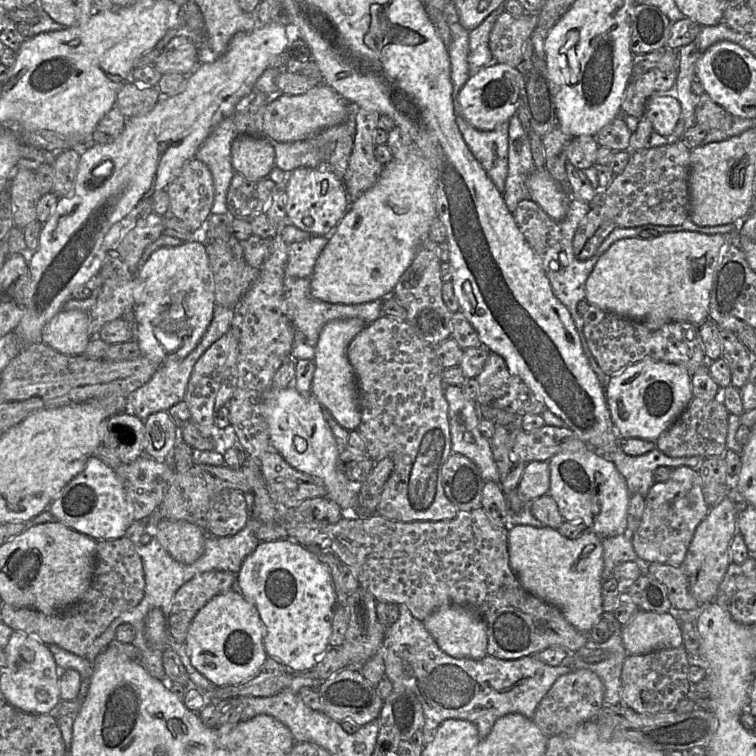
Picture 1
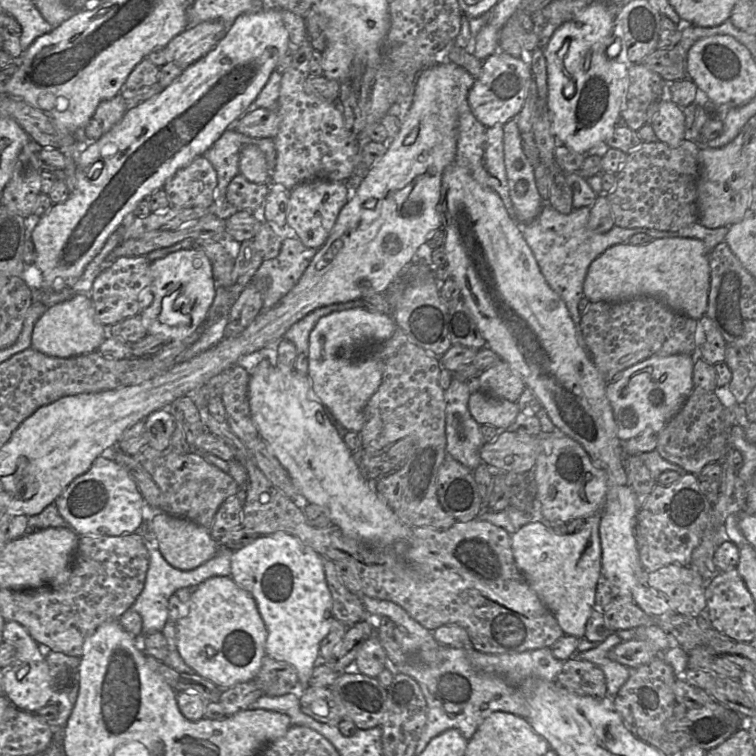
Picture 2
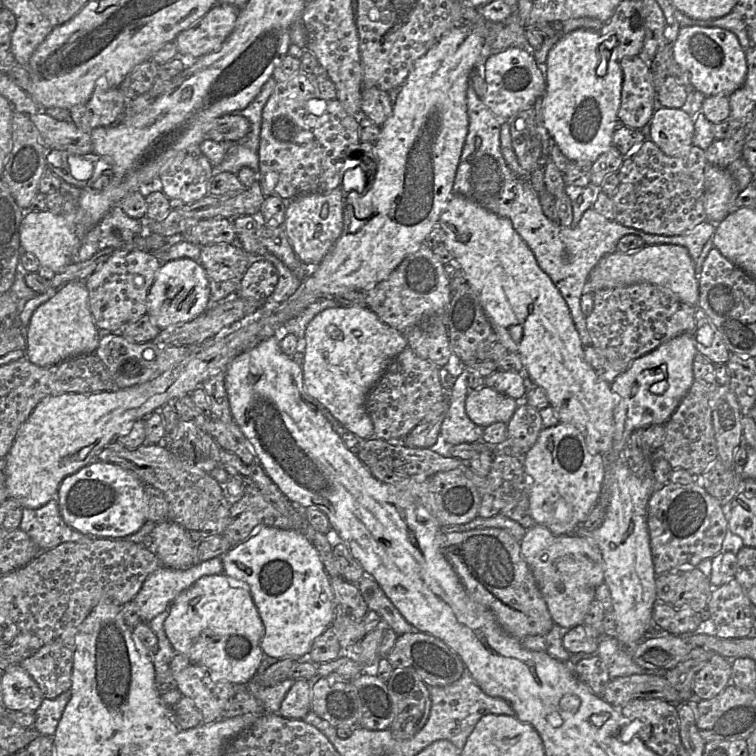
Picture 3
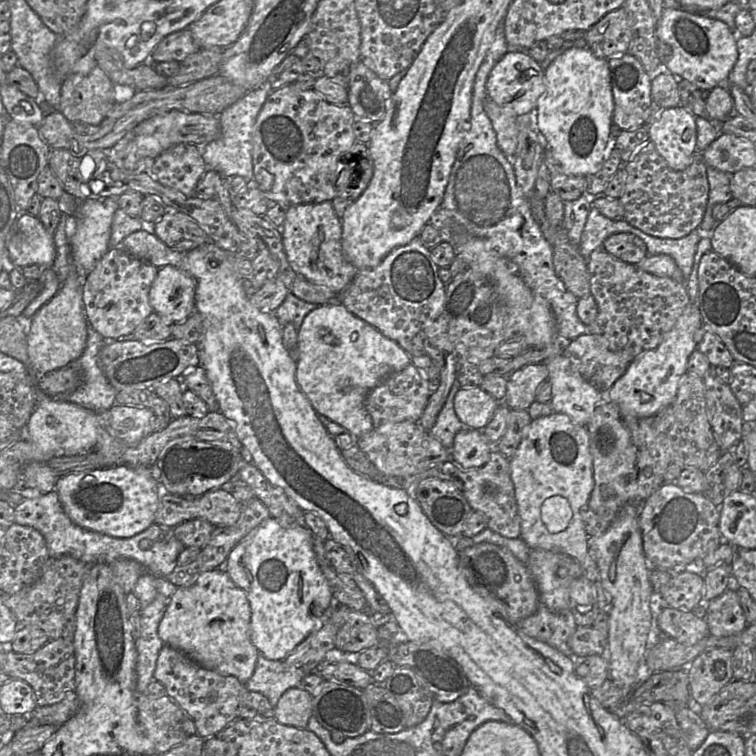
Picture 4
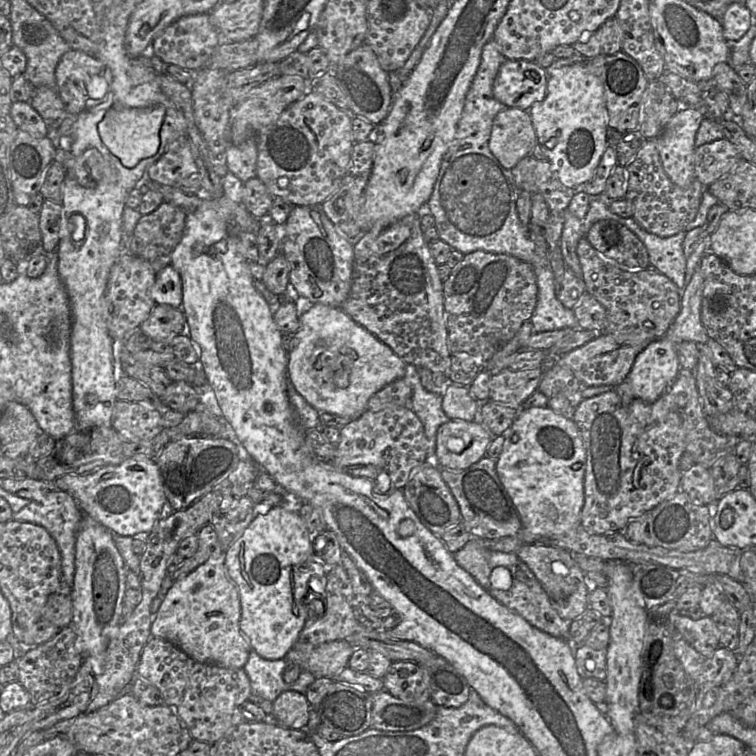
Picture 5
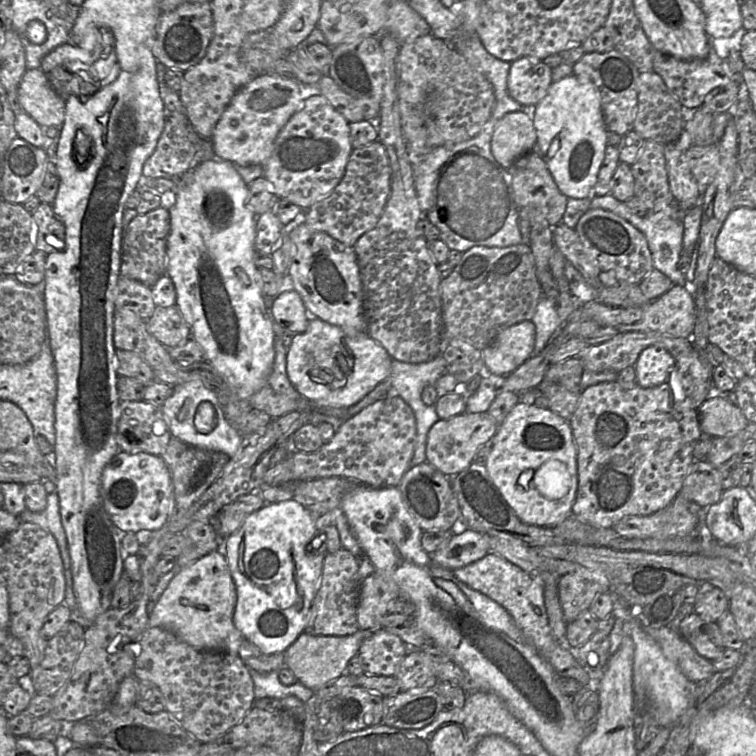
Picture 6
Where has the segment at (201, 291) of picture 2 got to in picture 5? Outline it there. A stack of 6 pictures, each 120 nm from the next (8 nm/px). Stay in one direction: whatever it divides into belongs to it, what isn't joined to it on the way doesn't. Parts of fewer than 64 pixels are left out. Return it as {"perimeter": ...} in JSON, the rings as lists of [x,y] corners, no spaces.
{"perimeter":[[[167,265],[157,273],[151,296],[156,304],[181,308],[182,282],[179,273],[173,266]]]}

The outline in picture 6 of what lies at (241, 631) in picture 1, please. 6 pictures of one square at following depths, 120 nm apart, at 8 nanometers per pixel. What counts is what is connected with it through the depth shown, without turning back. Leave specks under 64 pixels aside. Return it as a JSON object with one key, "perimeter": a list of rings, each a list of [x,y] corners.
{"perimeter":[[[214,550],[172,578],[149,615],[149,626],[169,629],[198,650],[239,655],[244,637],[233,621],[235,606],[236,587],[227,559]]]}

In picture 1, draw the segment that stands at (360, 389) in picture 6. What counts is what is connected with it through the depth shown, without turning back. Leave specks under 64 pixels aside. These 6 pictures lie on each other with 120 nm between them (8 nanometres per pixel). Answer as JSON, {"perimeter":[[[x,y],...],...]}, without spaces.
{"perimeter":[[[359,318],[339,319],[328,322],[320,332],[313,359],[315,371],[311,393],[337,424],[348,432],[358,429],[361,414],[356,375],[347,359],[346,351],[351,341],[366,326],[367,324]]]}

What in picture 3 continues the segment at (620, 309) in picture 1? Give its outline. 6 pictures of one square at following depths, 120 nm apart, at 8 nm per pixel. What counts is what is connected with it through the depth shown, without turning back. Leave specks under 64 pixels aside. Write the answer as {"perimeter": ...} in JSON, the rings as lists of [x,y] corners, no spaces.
{"perimeter":[[[675,244],[644,245],[636,251],[622,253],[616,250],[605,255],[590,271],[585,290],[593,293],[636,283],[650,283],[666,288],[691,306],[697,306],[699,302],[699,280],[695,273],[695,262],[687,248]]]}

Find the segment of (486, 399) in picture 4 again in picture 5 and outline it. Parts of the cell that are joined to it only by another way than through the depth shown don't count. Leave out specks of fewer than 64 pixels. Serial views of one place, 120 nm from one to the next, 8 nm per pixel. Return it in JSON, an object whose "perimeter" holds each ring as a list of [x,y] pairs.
{"perimeter":[[[450,385],[443,390],[442,409],[450,420],[476,421],[480,402],[472,397],[467,386]]]}

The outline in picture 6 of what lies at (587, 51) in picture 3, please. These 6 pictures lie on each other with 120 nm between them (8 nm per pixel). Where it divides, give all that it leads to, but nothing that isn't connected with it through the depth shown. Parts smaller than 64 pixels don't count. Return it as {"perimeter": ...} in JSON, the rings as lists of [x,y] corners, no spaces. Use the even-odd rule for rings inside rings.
{"perimeter":[[[571,74],[557,82],[552,82],[545,97],[535,106],[524,106],[524,112],[532,119],[536,132],[535,145],[539,148],[540,157],[545,161],[560,192],[567,198],[586,198],[596,183],[598,170],[604,158],[604,151],[608,146],[598,88],[588,77]],[[554,138],[559,140],[559,147],[555,154],[549,157],[548,148]]]}

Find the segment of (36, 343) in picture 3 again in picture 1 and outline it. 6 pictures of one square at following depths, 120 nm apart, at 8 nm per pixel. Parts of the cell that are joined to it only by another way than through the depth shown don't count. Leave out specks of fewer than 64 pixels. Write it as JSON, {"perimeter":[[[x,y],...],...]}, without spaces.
{"perimeter":[[[62,309],[44,326],[41,342],[65,355],[83,355],[92,339],[88,331],[89,316],[86,311]]]}

